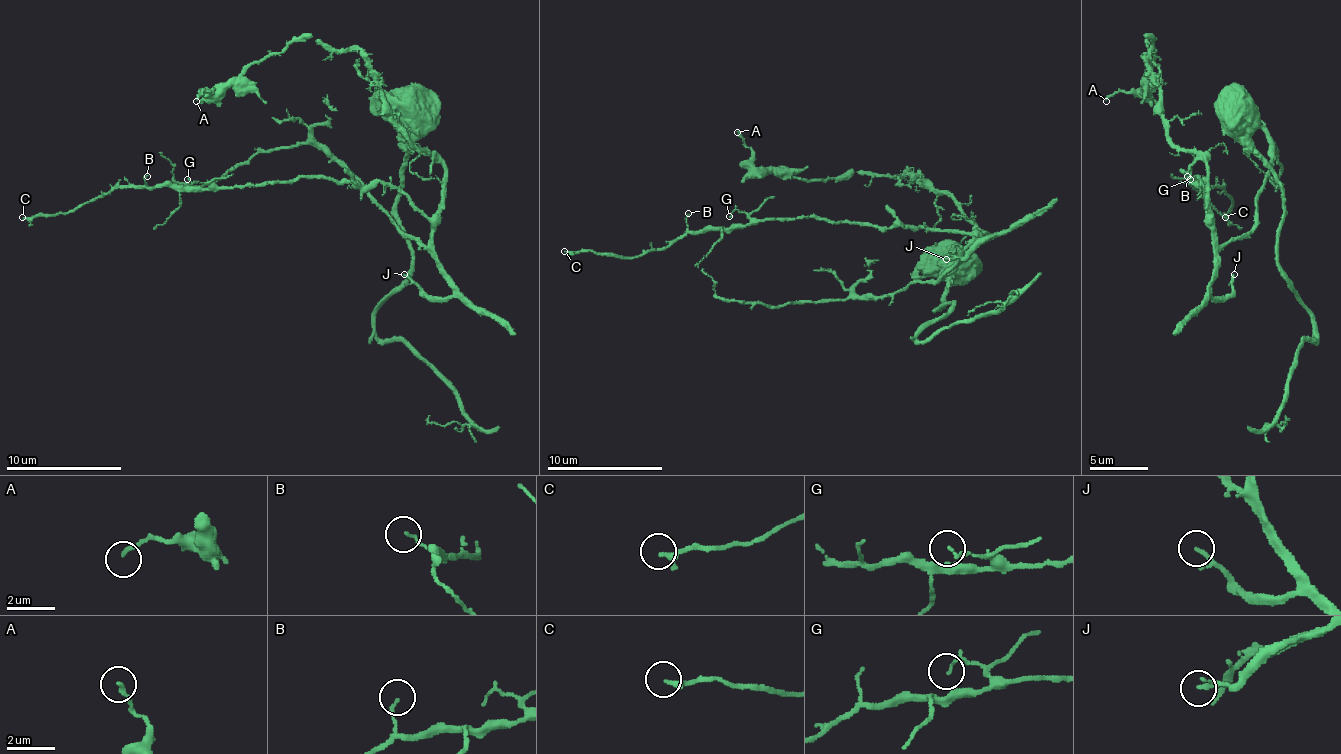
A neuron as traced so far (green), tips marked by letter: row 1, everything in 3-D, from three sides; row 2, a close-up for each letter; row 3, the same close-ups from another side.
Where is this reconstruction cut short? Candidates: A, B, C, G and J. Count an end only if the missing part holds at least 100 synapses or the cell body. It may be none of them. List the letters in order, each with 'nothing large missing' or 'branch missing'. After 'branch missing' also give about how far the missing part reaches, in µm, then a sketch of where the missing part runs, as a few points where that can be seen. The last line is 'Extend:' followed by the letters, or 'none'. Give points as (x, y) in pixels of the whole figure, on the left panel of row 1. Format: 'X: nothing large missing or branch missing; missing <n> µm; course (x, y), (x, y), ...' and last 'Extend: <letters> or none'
A: nothing large missing
B: nothing large missing
C: nothing large missing
G: nothing large missing
J: nothing large missing
Extend: none

